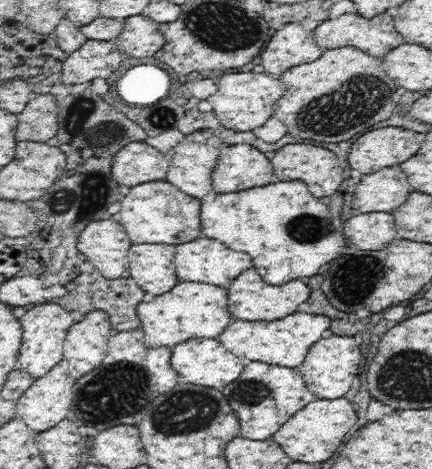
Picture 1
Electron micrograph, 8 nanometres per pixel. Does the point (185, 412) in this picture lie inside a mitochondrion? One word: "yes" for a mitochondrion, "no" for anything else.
yes

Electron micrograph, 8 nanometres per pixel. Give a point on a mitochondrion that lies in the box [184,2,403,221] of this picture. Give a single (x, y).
(353, 106)

